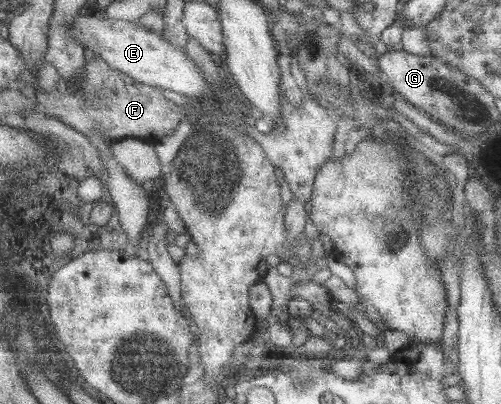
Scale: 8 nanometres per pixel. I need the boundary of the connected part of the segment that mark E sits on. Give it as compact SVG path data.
M77 16L72 22L75 39L90 54L98 54L111 68L116 68L139 83L164 90L172 90L185 97L199 98L202 92L211 90L199 69L189 57L161 35L147 31L138 22L106 17Z

